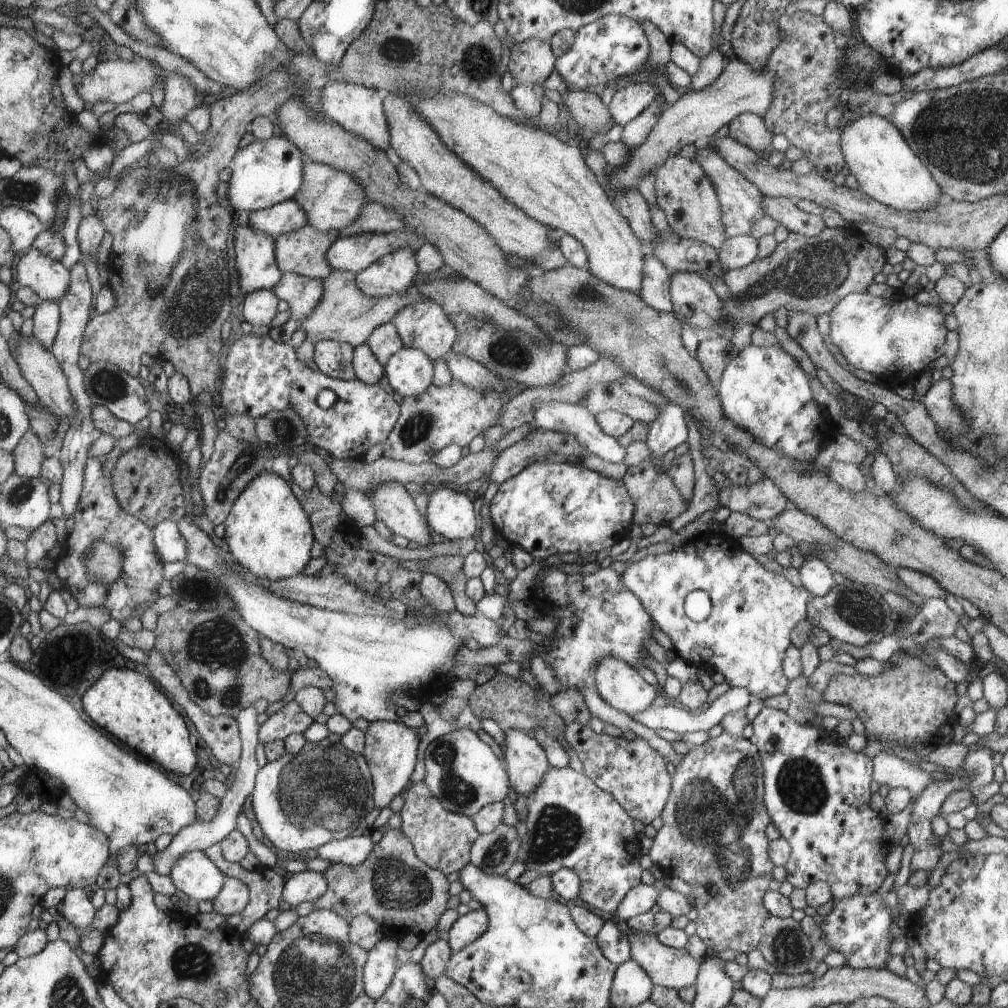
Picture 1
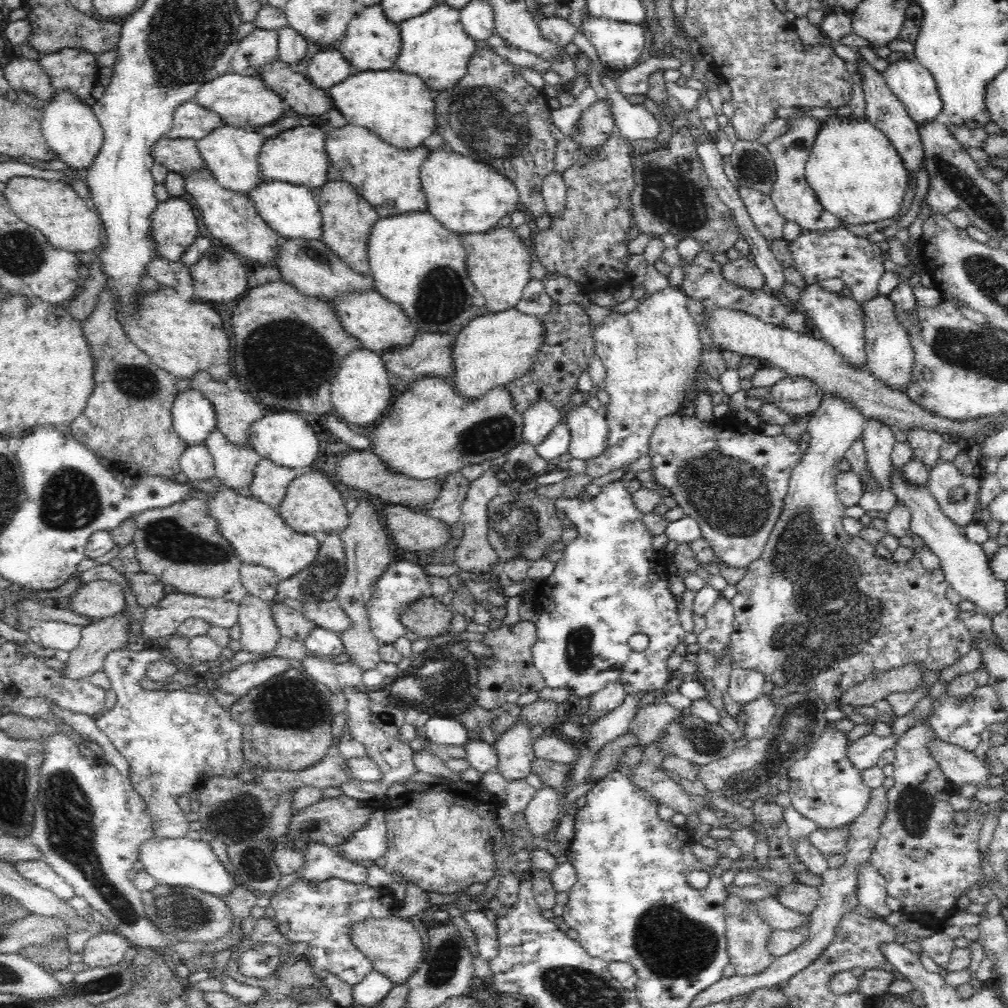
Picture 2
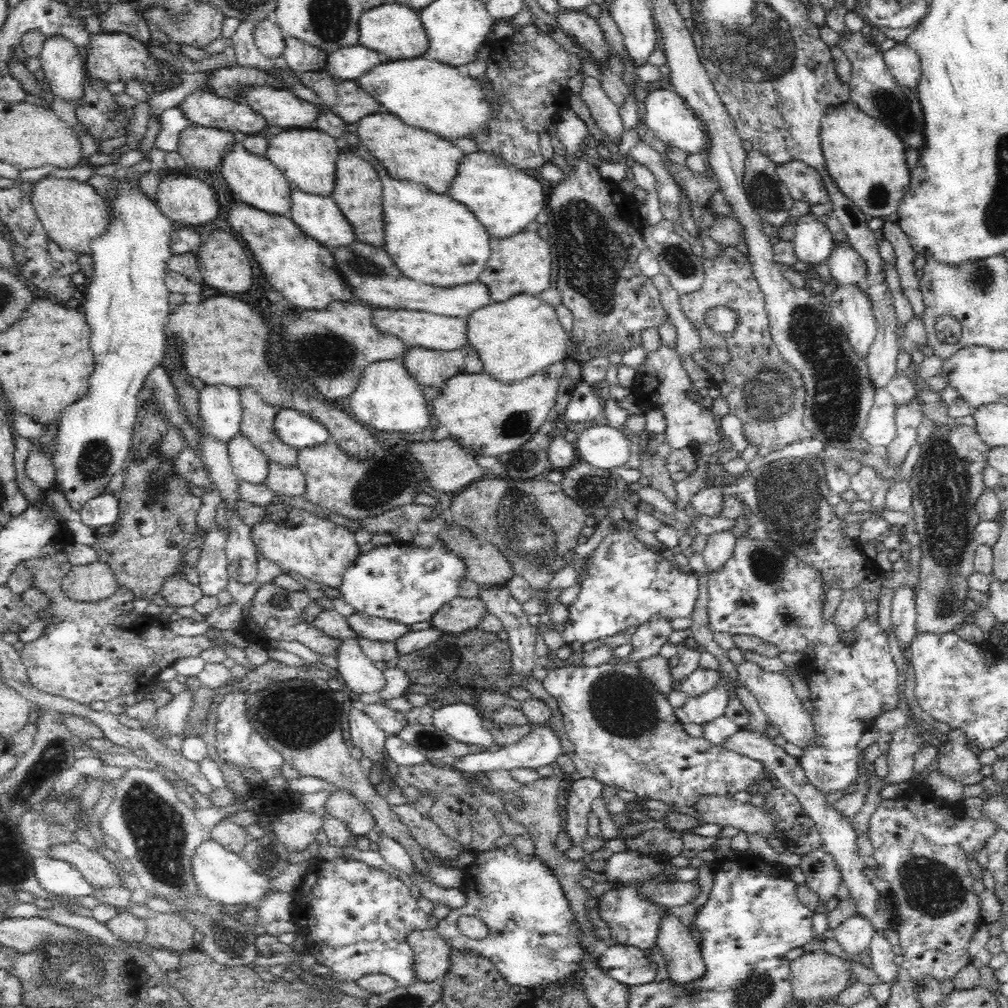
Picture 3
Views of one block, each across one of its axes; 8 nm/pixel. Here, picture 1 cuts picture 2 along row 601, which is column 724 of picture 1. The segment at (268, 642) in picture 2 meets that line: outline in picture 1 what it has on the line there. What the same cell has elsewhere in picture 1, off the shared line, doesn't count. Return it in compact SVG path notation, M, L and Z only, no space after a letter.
M736 235L728 238L717 251L720 264L727 271L736 270L758 259L758 242L750 235Z

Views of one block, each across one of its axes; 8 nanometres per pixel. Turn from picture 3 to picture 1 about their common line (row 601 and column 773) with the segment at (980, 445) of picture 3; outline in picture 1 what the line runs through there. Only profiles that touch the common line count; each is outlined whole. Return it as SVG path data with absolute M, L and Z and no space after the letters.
M770 915L766 918L761 944L757 949L770 969L788 976L807 972L808 962L816 955L800 923L791 916L780 918Z

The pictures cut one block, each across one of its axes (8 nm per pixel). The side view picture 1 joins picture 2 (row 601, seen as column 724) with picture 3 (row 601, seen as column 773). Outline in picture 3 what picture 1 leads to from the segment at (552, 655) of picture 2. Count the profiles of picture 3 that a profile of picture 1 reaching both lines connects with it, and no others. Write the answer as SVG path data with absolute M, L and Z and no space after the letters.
M624 522L622 528L607 534L598 543L596 550L591 549L586 576L578 582L582 582L582 588L578 598L568 605L570 616L562 630L564 642L580 642L580 644L596 642L600 638L620 634L628 626L642 626L654 616L667 618L670 621L673 618L688 618L693 613L698 598L697 576L683 572L681 568L672 567L670 561L662 556L656 556L652 549L646 547L646 544L632 533L630 522Z

